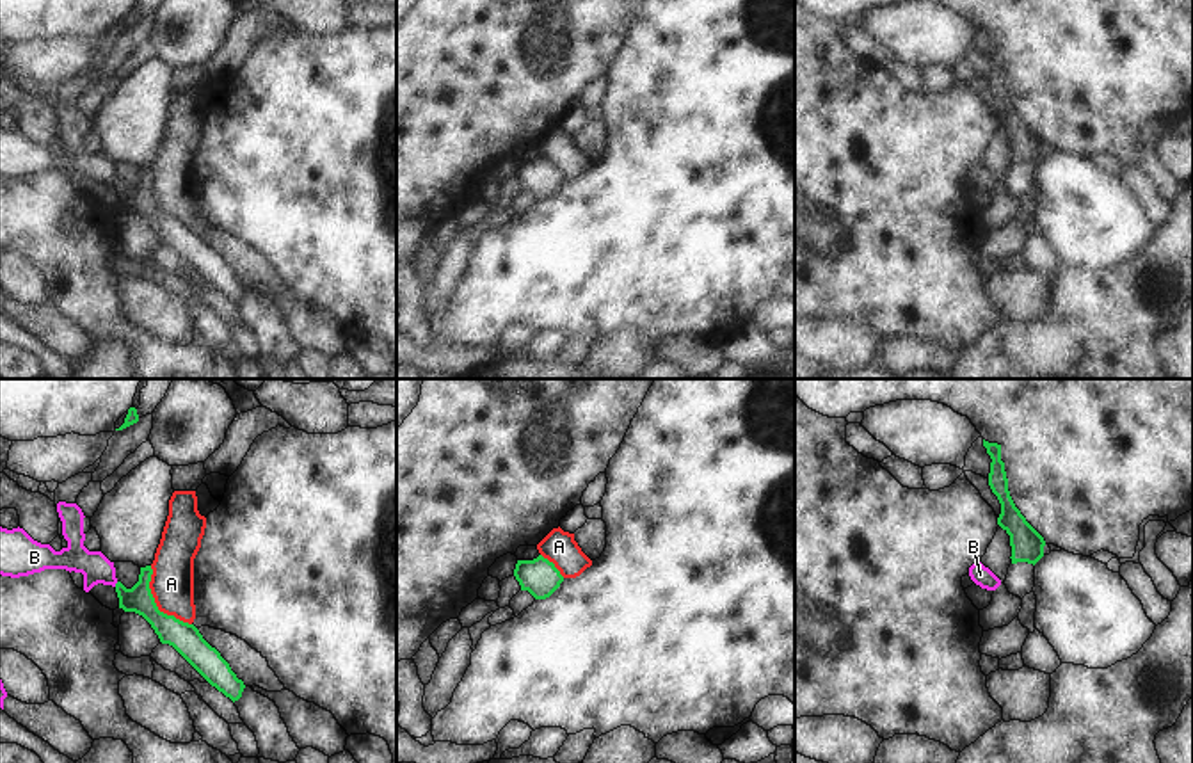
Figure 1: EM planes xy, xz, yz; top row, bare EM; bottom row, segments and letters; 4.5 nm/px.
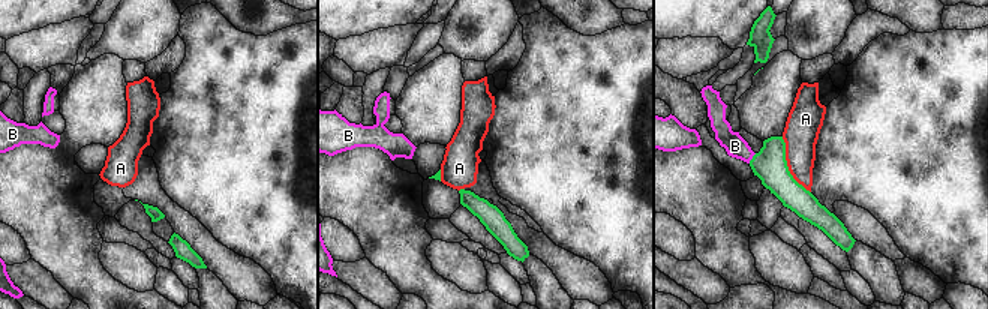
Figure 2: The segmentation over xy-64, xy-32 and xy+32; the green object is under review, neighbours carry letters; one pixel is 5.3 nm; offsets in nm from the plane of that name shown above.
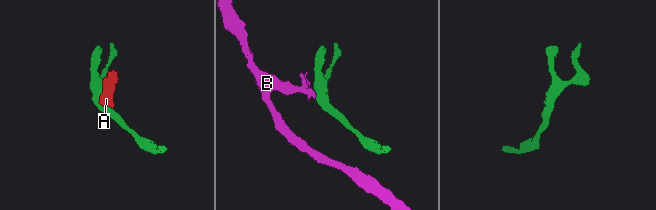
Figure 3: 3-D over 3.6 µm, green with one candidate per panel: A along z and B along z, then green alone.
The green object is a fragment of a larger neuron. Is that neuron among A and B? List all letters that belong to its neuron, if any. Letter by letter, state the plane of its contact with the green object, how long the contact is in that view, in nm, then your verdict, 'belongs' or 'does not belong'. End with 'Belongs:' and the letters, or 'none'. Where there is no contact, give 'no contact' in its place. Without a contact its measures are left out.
A: meets green in xy; contact 320 nm long; does not belong
B: meets green in xy; contact 30 nm long; belongs
Belongs: B

